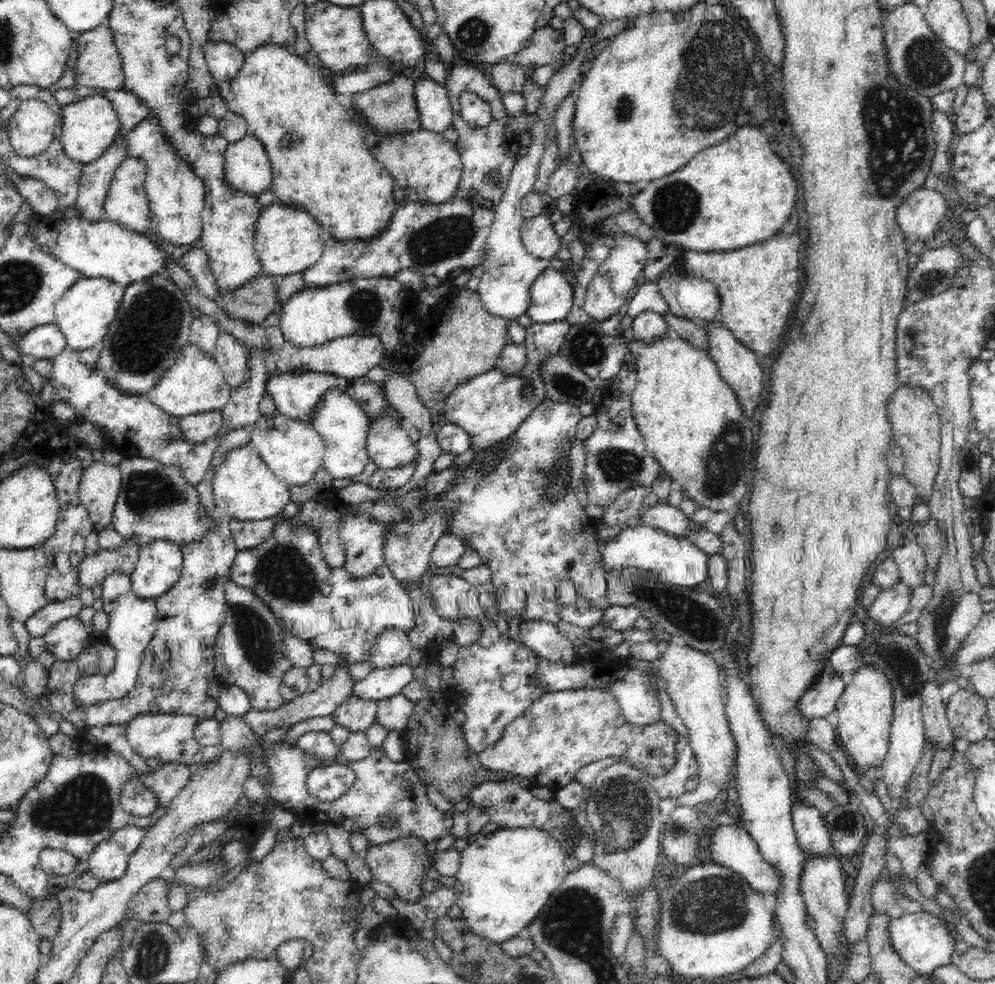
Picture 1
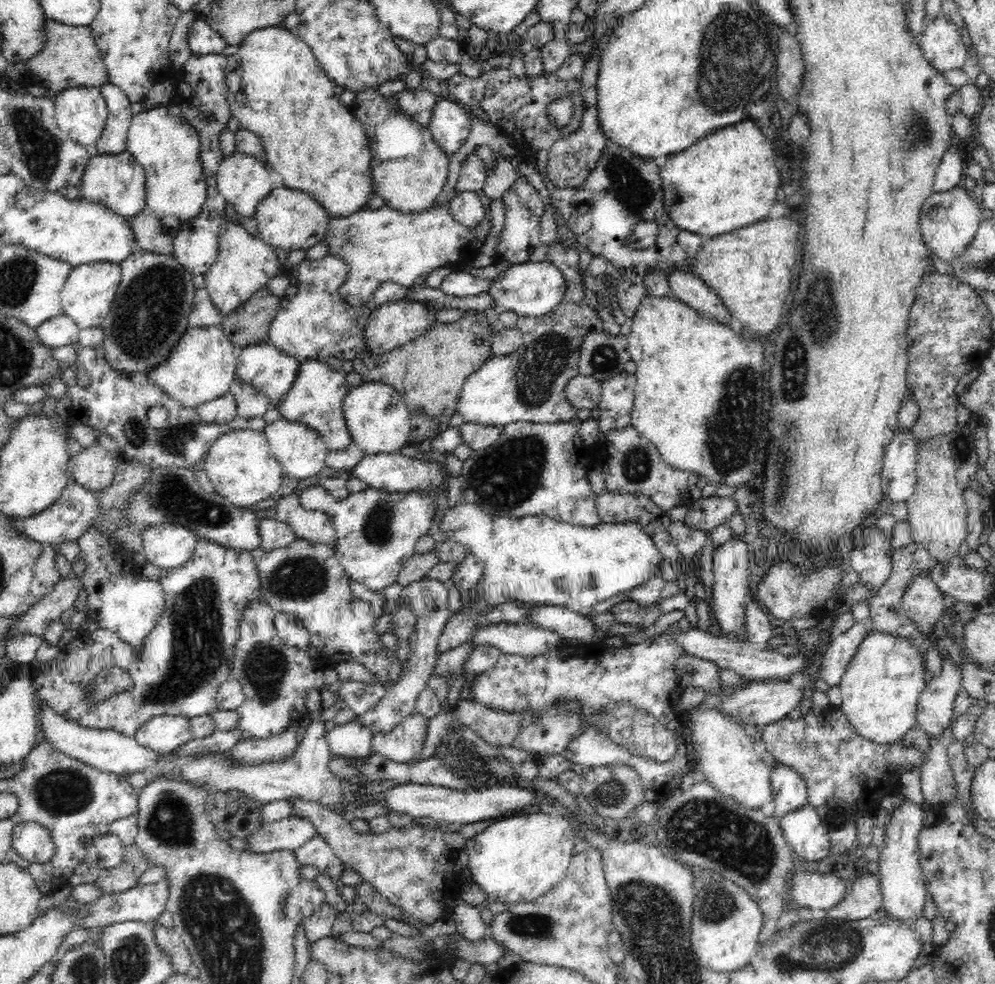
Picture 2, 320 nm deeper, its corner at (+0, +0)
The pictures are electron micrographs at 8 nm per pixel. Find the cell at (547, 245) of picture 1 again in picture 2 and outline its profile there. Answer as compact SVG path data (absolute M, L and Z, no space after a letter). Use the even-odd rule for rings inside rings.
M511 186L502 196L505 221L502 232L497 236L496 254L498 259L511 263L523 263L537 246L542 245L540 217L534 216L522 204L520 195Z

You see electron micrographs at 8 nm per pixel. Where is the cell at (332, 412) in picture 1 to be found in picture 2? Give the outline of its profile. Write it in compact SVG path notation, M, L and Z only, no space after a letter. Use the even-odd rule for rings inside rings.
M306 358L299 361L297 377L276 407L282 419L299 422L318 431L328 450L343 450L352 442L343 415L343 400L349 388L342 370L332 370L325 361Z

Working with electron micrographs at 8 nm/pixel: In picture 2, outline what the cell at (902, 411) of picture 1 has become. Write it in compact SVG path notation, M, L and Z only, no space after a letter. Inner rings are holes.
M937 435L928 440L917 440L918 462L916 462L917 484L915 494L906 500L908 523L914 543L922 545L934 565L946 565L958 555L960 546L967 540L968 510L964 489L956 479L957 464L951 453L947 435Z

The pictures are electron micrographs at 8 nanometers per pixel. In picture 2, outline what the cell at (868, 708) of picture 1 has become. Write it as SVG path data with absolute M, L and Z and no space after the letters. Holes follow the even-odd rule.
M875 629L862 639L839 682L843 697L840 709L860 736L887 745L900 741L916 726L918 699L928 681L922 653L923 649L915 647L912 639Z

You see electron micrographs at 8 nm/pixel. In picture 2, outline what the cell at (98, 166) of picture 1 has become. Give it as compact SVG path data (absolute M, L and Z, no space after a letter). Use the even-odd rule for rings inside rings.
M106 82L99 87L107 102L108 116L101 138L93 150L102 154L118 154L127 149L127 135L133 118L130 112L132 103L115 84Z

